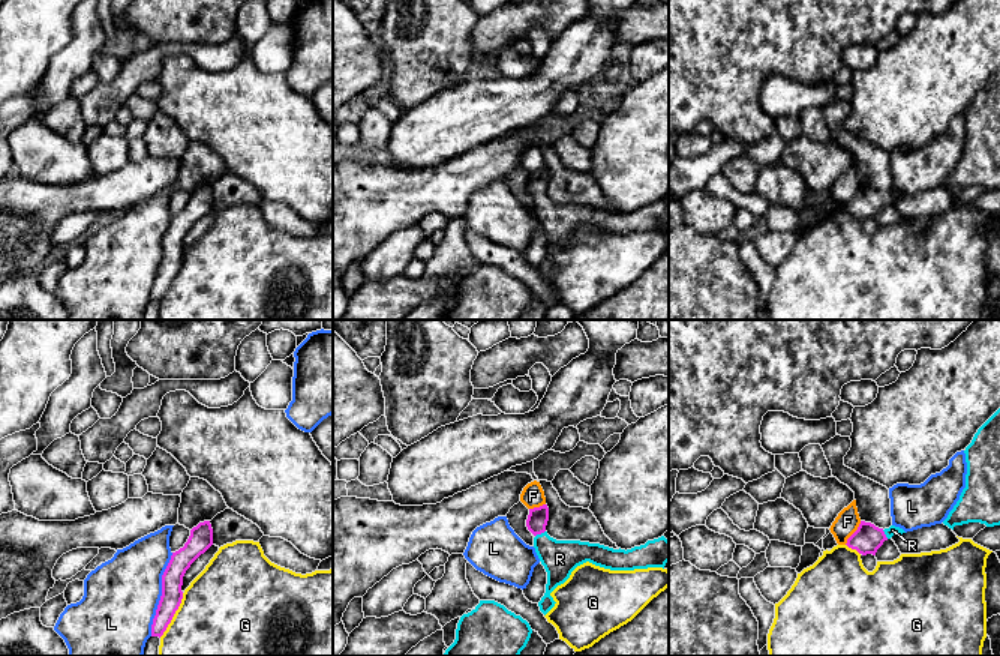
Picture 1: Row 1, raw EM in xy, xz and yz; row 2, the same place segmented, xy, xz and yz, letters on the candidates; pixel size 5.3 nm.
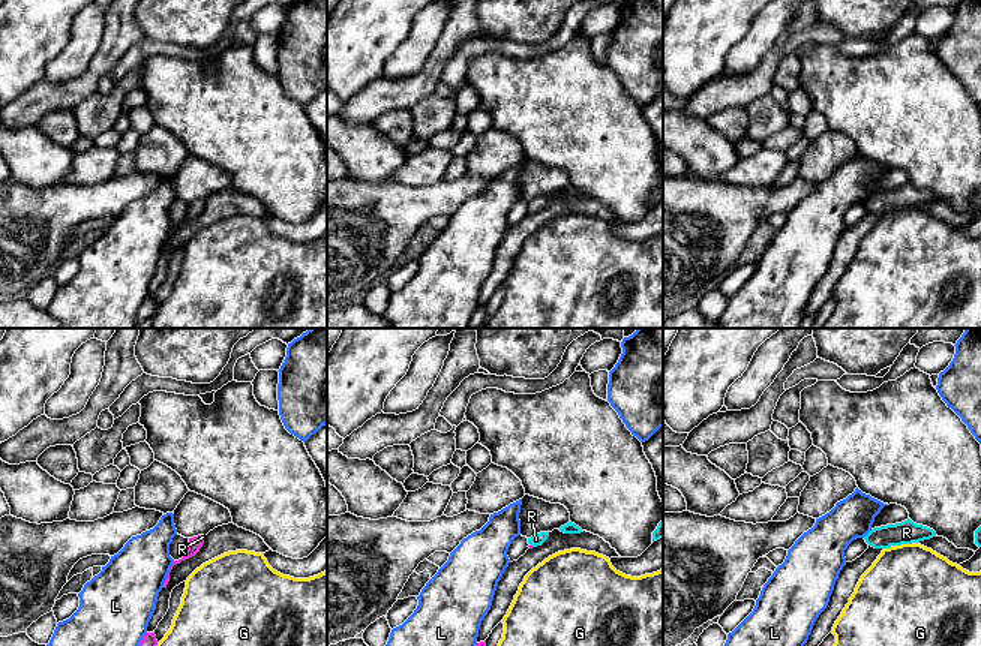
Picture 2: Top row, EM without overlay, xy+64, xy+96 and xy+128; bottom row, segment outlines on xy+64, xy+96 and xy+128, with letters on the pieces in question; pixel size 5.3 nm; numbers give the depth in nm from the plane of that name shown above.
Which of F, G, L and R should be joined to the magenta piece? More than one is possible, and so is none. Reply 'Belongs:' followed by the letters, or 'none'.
Belongs: R

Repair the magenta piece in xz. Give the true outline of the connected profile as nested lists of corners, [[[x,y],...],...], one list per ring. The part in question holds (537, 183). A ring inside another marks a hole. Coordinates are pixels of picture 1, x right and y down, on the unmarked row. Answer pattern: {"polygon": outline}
{"polygon": [[[547,168],[529,173],[526,191],[535,200],[534,212],[547,236],[546,257],[538,266],[544,279],[556,267],[550,257],[564,248],[577,230],[586,225],[610,234],[664,233],[669,225],[669,204],[664,200],[627,215],[613,213],[600,207],[556,204],[546,195],[547,185]]]}

